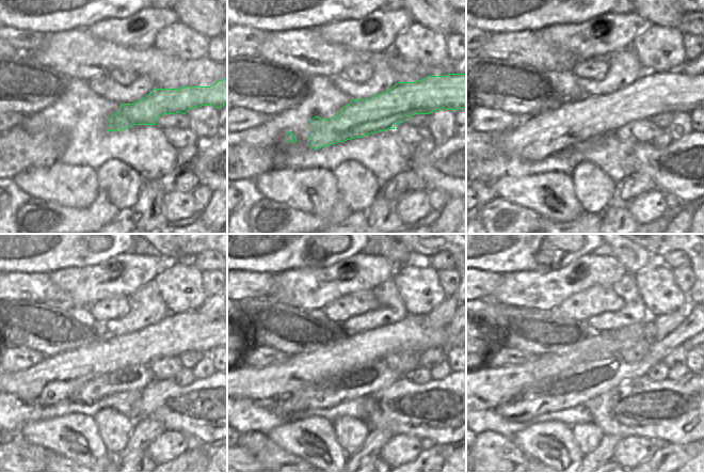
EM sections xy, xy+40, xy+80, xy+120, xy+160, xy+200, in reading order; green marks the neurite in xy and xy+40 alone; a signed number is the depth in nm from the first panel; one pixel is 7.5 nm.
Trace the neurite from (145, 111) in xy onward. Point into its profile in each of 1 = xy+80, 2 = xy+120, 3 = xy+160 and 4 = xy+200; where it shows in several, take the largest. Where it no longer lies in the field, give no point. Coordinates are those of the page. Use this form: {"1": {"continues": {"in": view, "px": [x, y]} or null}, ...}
{"1": {"continues": {"in": "xy+80", "px": [544, 133]}}, "2": {"continues": {"in": "xy+120", "px": [177, 333]}}, "3": {"continues": {"in": "xy+160", "px": [413, 333]}}, "4": {"continues": {"in": "xy+200", "px": [488, 384]}}}

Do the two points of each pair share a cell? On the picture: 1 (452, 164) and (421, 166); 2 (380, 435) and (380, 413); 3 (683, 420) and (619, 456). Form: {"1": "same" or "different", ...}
{"1": "same", "2": "different", "3": "different"}

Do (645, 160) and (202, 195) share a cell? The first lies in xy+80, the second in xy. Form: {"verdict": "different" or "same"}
{"verdict": "different"}

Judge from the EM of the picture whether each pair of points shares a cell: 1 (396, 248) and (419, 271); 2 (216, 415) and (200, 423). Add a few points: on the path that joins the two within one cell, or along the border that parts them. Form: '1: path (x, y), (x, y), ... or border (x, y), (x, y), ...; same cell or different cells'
1: border (417, 259), (397, 268); different cells
2: path (211, 415), (207, 415), (204, 419); same cell

